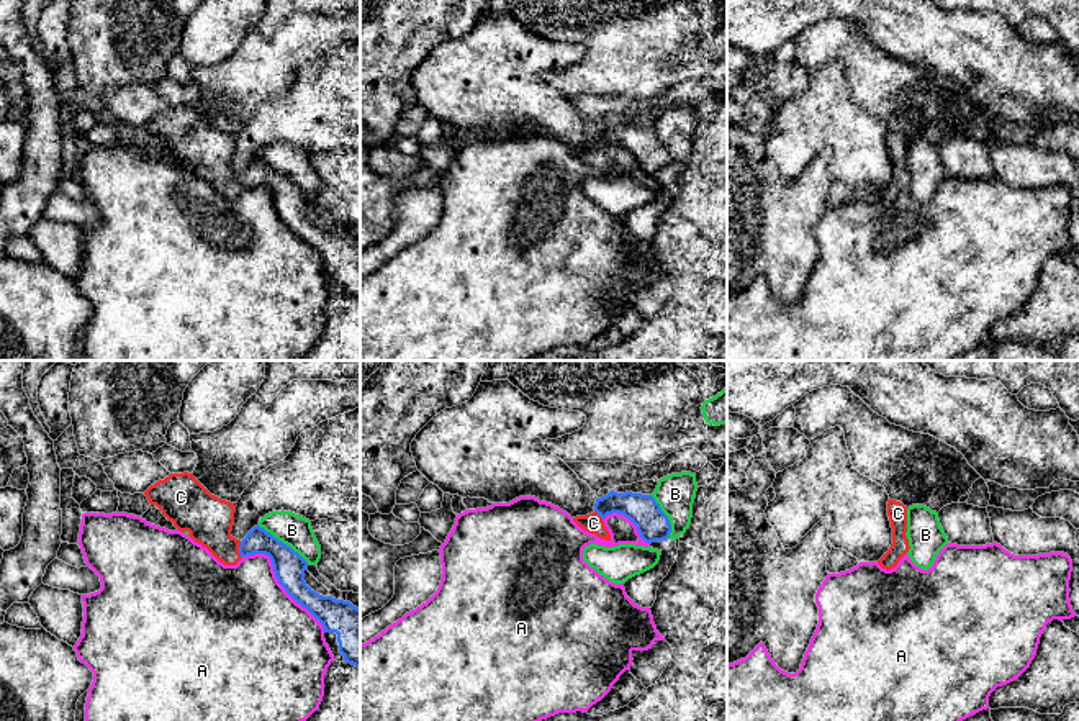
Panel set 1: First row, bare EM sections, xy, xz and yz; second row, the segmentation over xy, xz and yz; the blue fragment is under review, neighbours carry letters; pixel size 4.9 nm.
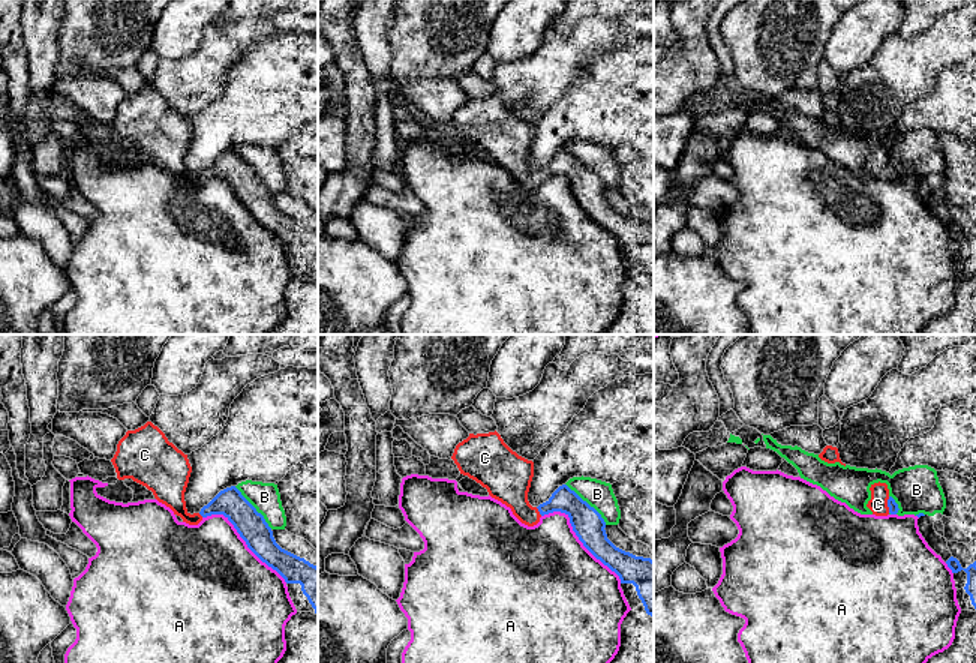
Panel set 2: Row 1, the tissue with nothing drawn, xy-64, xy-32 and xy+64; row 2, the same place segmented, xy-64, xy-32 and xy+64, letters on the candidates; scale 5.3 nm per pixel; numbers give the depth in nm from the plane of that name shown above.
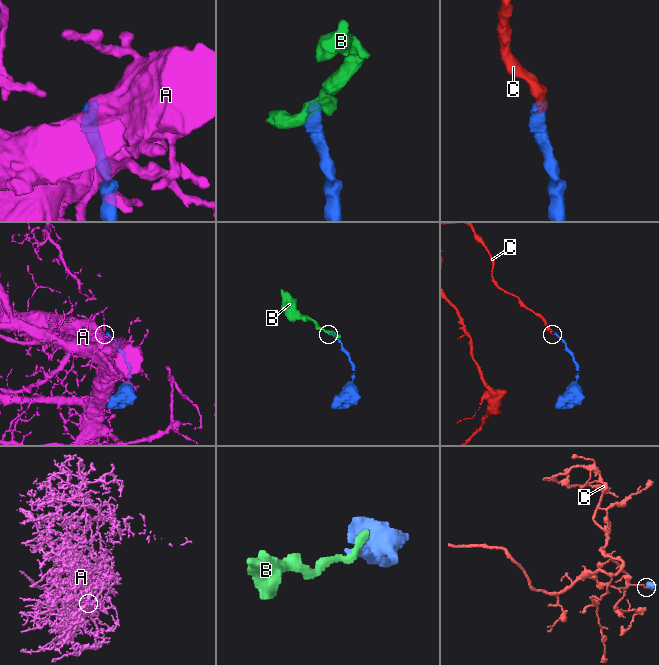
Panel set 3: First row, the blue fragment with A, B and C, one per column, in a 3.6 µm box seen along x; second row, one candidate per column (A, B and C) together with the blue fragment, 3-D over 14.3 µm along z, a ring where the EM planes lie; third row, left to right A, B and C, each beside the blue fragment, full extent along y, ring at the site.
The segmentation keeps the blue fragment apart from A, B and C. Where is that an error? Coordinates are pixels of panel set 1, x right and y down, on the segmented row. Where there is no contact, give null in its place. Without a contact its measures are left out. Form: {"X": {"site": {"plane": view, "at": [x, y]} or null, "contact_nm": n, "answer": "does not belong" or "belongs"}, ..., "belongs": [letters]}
{"A": {"site": {"plane": "xy", "at": [279, 582]}, "contact_nm": 550, "answer": "does not belong"}, "B": {"site": {"plane": "xy", "at": [282, 543]}, "contact_nm": 320, "answer": "does not belong"}, "C": {"site": {"plane": "xy", "at": [239, 549]}, "contact_nm": 90, "answer": "belongs"}, "belongs": ["C"]}

